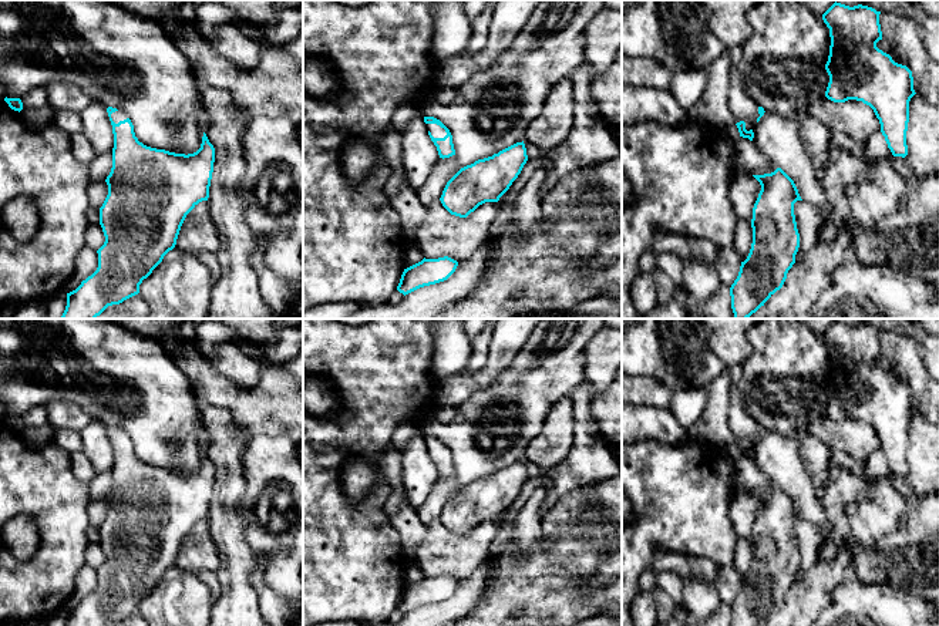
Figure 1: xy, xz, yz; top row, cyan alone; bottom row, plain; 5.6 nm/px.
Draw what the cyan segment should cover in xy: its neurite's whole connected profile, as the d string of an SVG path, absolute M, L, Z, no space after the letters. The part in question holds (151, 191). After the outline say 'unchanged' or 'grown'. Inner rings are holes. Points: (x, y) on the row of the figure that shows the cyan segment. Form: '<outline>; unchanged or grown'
M108 107L107 112L112 125L114 148L112 168L105 179L108 195L100 208L105 242L97 250L97 270L67 293L67 306L60 319L95 319L108 306L138 295L142 280L175 248L186 215L209 198L215 148L205 132L196 152L175 154L139 142L124 111Z; grown

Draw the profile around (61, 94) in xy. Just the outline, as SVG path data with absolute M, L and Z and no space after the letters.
M54 81L46 85L48 104L55 110L81 112L92 100L75 84L68 81Z

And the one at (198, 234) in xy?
M202 201L186 215L175 249L185 253L201 255L216 253L221 239L211 218L208 201Z

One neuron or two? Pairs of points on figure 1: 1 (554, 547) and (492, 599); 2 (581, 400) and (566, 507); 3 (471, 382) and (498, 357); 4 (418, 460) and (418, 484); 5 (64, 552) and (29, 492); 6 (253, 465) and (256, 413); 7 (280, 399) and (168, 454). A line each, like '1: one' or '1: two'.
1: one
2: two
3: one
4: one
5: one
6: two
7: two

